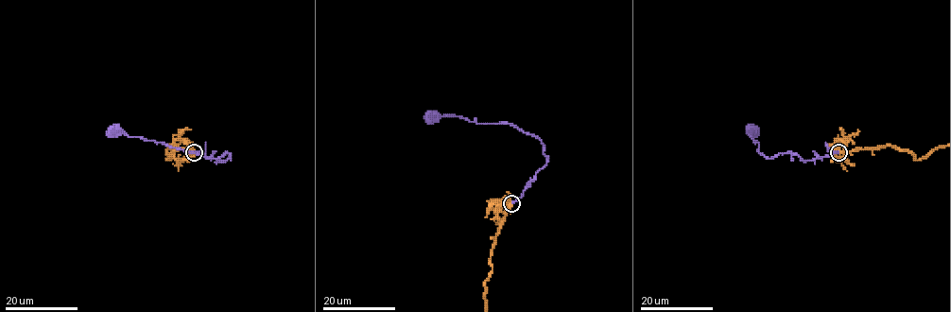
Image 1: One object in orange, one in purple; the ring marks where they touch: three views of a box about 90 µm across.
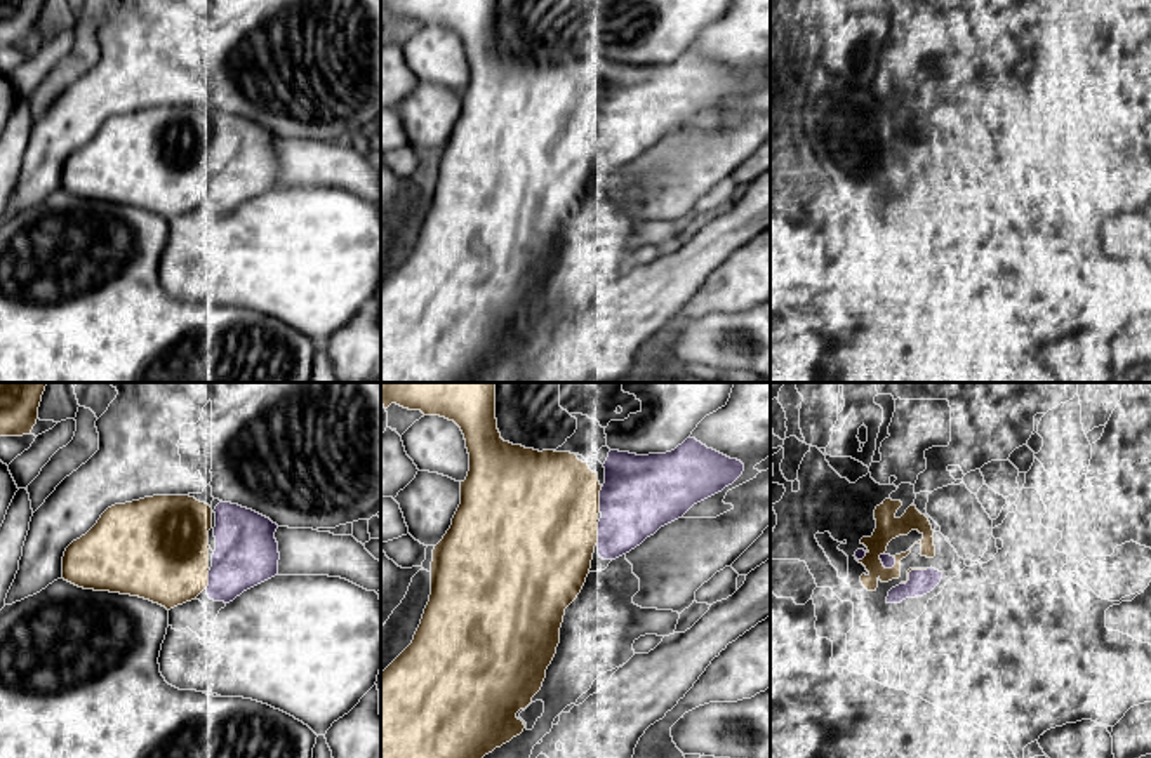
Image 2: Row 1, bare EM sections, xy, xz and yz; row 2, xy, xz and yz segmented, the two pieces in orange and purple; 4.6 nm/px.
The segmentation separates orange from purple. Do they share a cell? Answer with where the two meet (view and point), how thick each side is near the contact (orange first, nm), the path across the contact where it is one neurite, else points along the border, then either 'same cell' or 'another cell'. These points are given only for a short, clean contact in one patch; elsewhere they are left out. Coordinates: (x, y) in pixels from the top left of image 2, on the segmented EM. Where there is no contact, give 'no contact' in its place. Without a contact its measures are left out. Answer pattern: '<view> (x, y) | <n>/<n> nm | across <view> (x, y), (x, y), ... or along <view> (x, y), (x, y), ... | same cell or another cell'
xz (598, 499) | 500/360 nm | same cell

